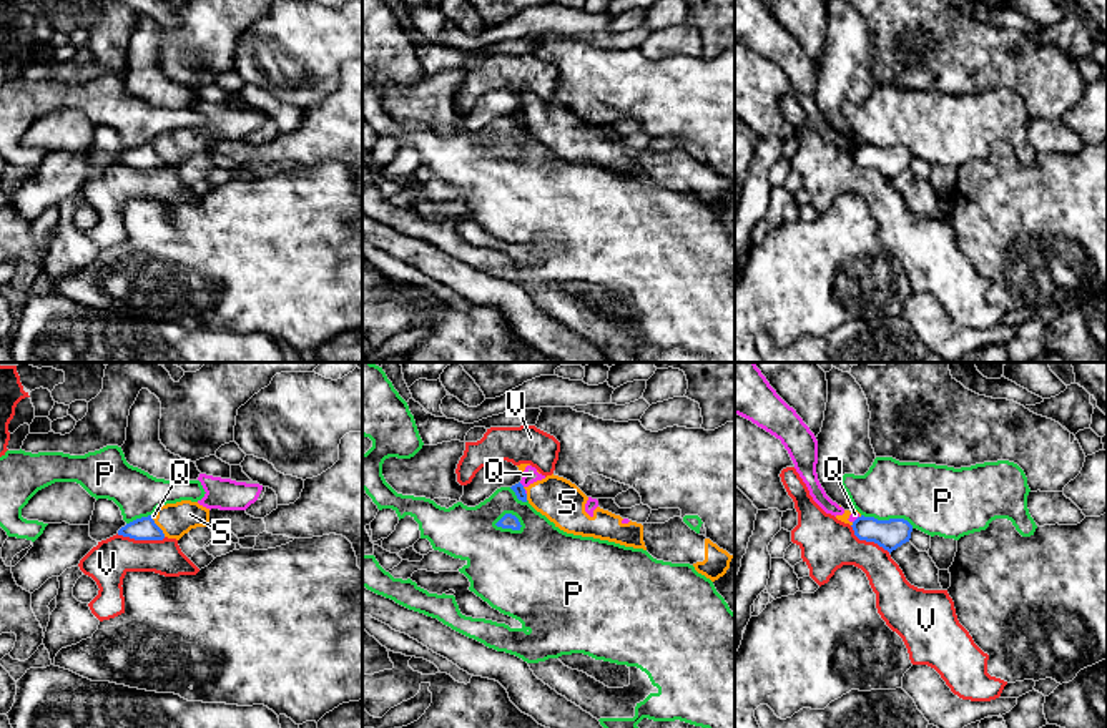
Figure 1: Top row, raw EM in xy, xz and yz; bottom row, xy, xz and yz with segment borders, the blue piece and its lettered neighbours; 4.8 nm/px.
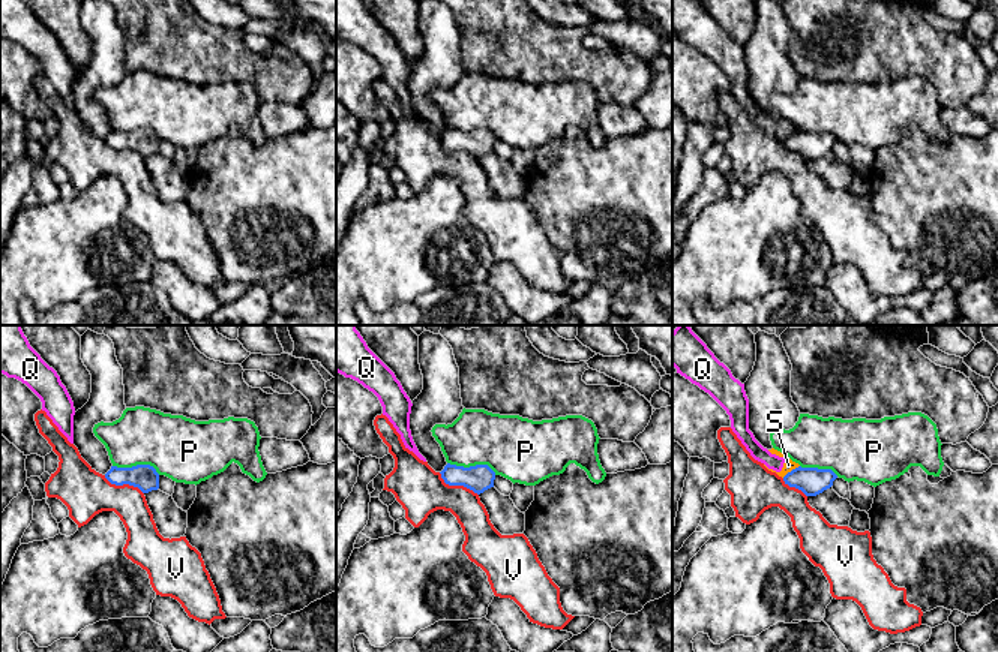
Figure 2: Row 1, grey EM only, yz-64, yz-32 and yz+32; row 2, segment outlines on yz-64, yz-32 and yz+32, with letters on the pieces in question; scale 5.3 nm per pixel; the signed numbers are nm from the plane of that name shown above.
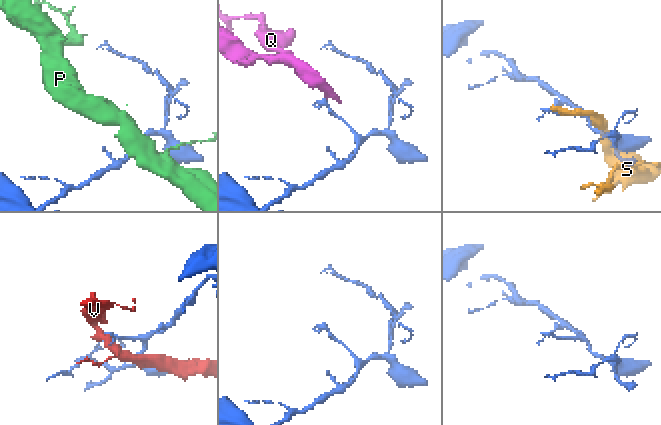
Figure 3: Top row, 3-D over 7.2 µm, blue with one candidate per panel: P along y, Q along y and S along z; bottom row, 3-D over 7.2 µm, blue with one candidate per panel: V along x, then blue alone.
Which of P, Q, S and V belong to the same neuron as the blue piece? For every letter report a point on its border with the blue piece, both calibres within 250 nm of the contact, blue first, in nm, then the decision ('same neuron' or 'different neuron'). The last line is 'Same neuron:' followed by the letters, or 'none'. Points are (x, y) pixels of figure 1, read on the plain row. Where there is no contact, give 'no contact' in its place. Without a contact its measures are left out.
P: contact xz (509, 155); calibres 70 and 440 nm; different neuron
Q: contact xz (521, 112); calibres 50 and 70 nm; different neuron
S: contact xy (158, 155); calibres 110 and 160 nm; different neuron
V: contact xy (142, 167); calibres 110 and 200 nm; different neuron
Same neuron: none

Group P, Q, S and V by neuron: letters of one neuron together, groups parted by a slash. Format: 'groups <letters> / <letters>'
groups P / Q S / V

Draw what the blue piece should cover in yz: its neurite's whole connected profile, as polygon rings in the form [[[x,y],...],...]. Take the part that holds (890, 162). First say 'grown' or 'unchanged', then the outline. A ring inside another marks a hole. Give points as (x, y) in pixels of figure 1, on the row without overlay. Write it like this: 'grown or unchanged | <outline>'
unchanged | [[[864,143],[858,145],[851,155],[859,168],[874,170],[889,181],[909,170],[913,160],[913,153],[904,146],[878,148]]]

